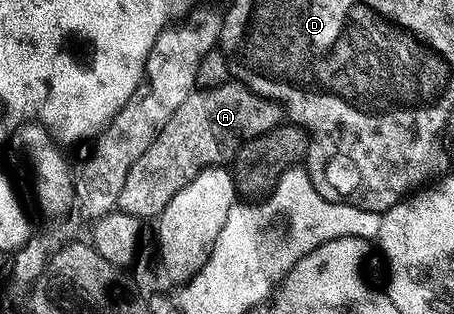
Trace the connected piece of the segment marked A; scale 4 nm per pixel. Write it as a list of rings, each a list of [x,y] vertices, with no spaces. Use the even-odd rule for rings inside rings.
[[[230,81],[218,87],[195,89],[171,113],[171,121],[147,145],[145,152],[131,165],[127,172],[127,181],[119,193],[117,210],[134,215],[142,221],[152,220],[161,214],[161,210],[203,169],[224,167],[232,164],[237,150],[246,139],[267,133],[281,126],[283,112],[281,106],[262,95],[255,95],[251,88],[242,83]]]

